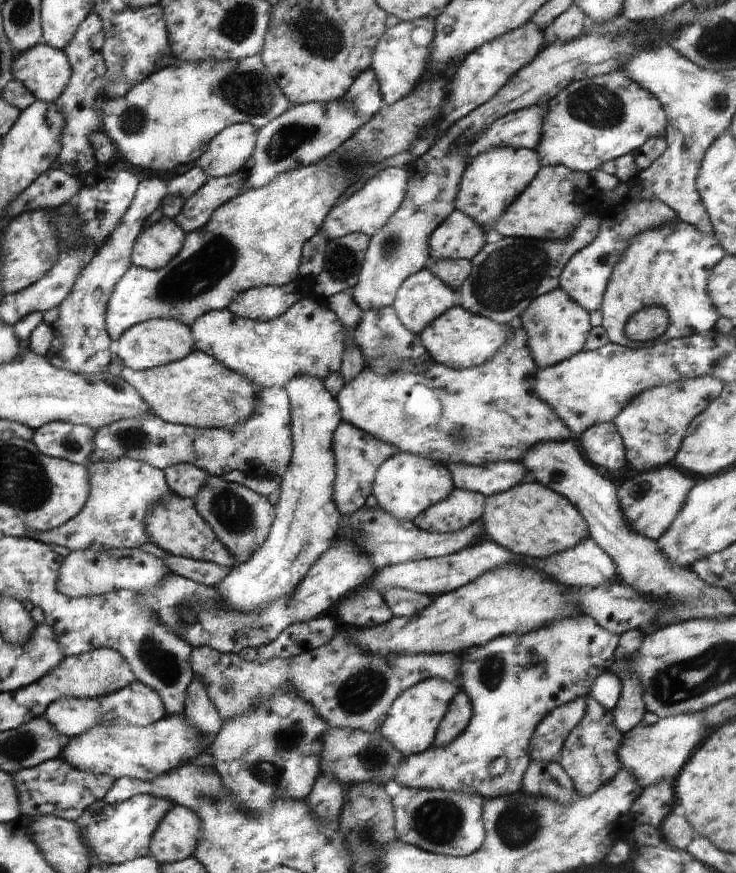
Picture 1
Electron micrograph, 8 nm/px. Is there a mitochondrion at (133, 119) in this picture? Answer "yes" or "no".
yes

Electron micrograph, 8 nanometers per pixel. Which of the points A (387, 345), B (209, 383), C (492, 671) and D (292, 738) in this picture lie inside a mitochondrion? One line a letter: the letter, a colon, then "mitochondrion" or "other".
A: mitochondrion
B: other
C: mitochondrion
D: mitochondrion

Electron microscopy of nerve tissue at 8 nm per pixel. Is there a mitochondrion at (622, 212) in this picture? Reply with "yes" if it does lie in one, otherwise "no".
no

